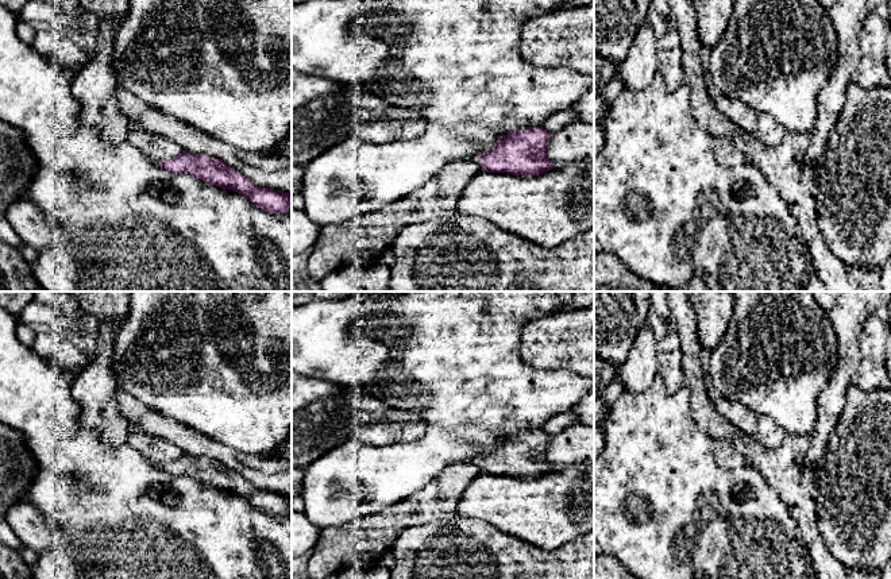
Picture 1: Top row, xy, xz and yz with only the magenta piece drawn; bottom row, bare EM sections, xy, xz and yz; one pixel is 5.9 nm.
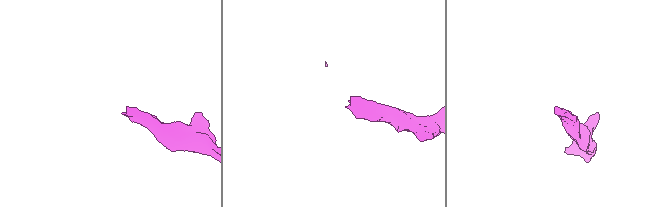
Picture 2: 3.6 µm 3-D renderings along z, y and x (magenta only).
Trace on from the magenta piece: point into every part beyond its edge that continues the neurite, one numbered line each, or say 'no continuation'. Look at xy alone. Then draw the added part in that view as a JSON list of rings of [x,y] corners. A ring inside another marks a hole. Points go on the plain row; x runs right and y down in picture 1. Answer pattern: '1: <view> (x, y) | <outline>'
no continuation

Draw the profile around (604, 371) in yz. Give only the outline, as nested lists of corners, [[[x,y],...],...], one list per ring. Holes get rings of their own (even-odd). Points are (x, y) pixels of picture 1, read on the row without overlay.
[[[594,354],[594,401],[603,397],[617,371],[616,366]]]

